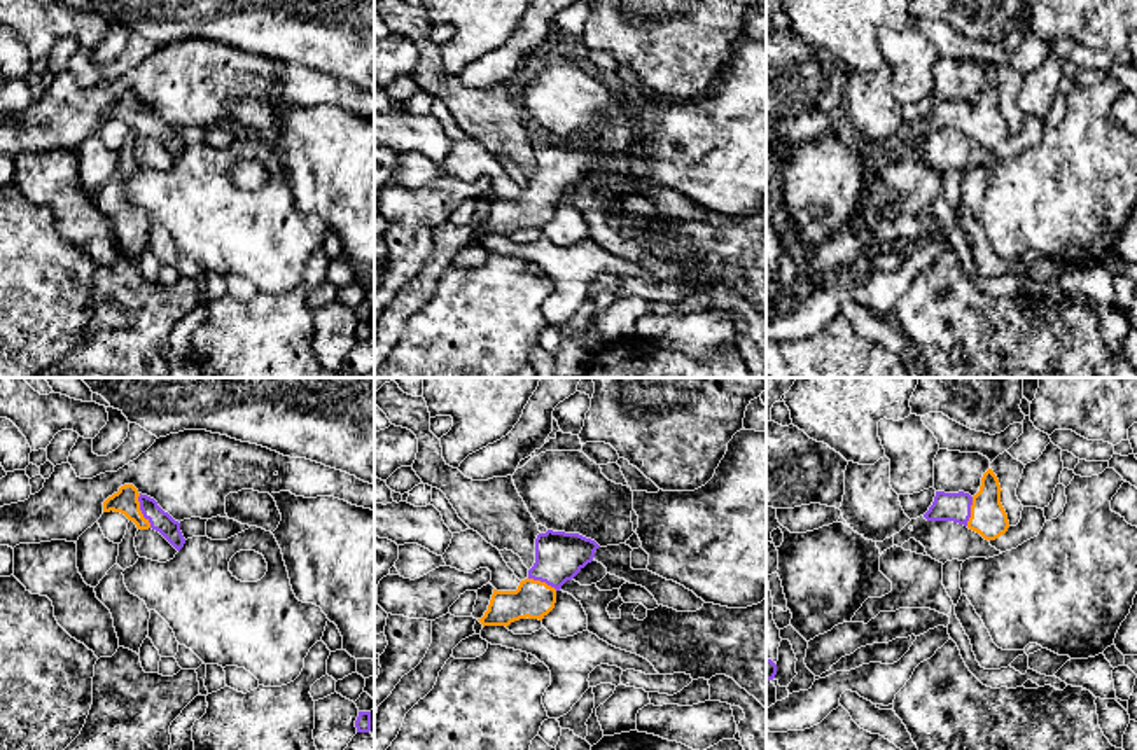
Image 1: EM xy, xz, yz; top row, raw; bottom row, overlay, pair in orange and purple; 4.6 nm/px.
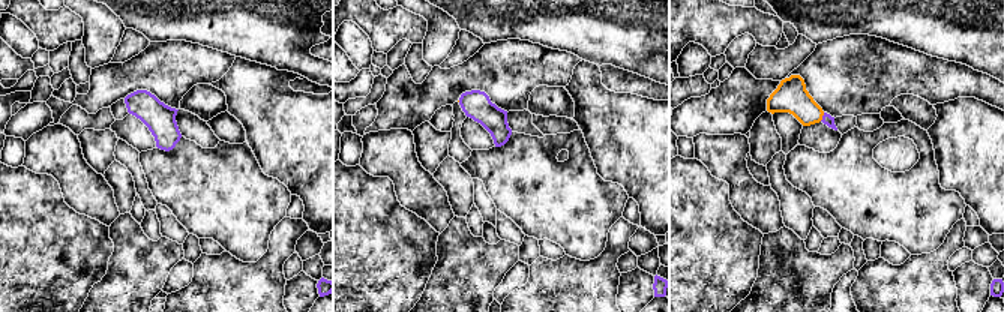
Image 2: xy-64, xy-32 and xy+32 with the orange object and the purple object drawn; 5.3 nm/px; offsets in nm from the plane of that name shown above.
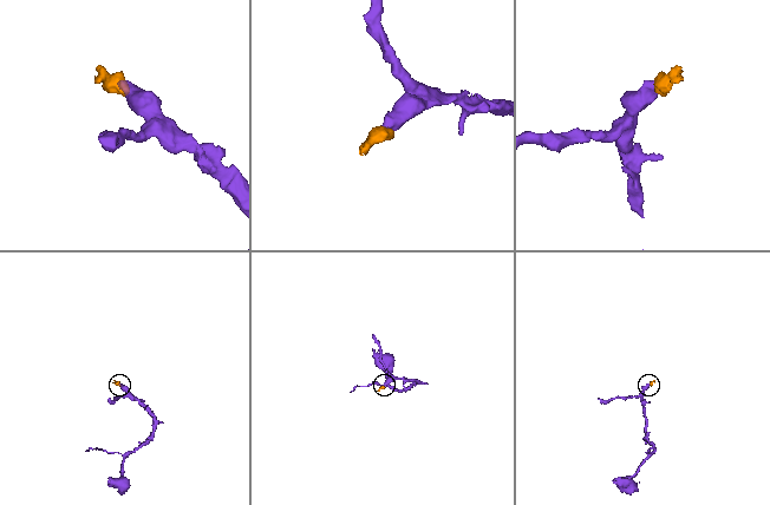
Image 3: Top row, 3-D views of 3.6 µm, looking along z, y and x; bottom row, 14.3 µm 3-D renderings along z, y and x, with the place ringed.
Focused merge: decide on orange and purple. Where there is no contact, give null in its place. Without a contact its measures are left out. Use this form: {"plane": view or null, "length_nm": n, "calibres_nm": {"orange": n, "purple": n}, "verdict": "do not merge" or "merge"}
{"plane": "xy", "length_nm": 170, "calibres_nm": {"orange": 110, "purple": 100}, "verdict": "merge"}

